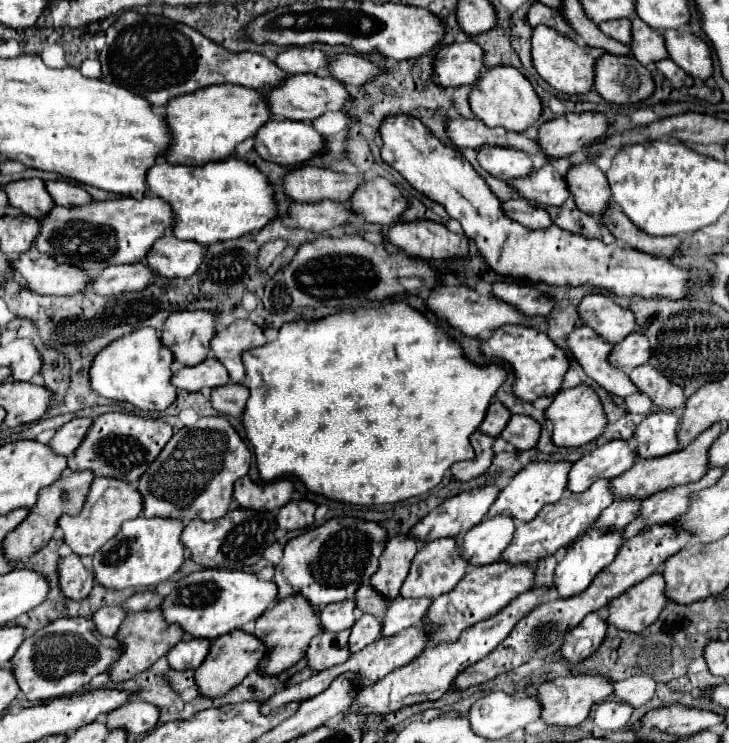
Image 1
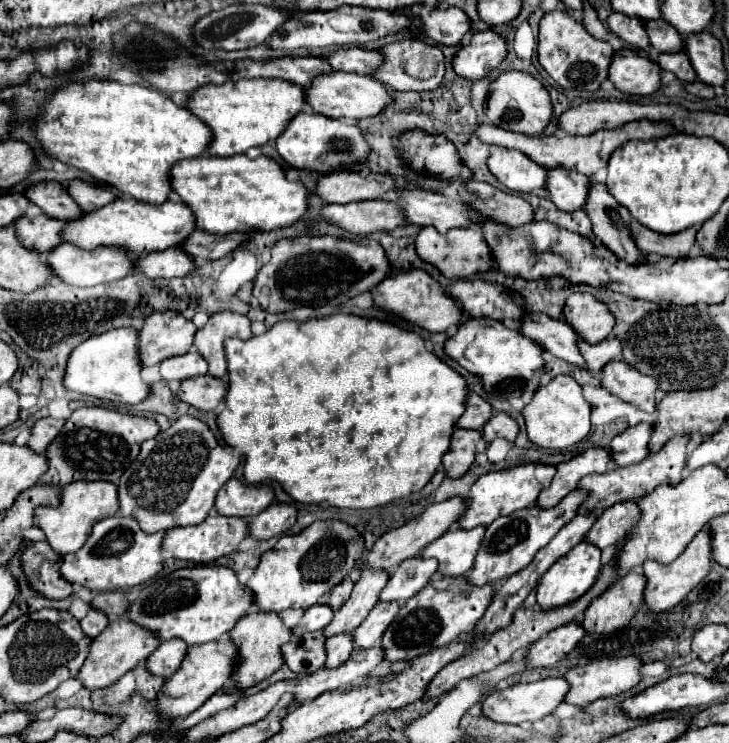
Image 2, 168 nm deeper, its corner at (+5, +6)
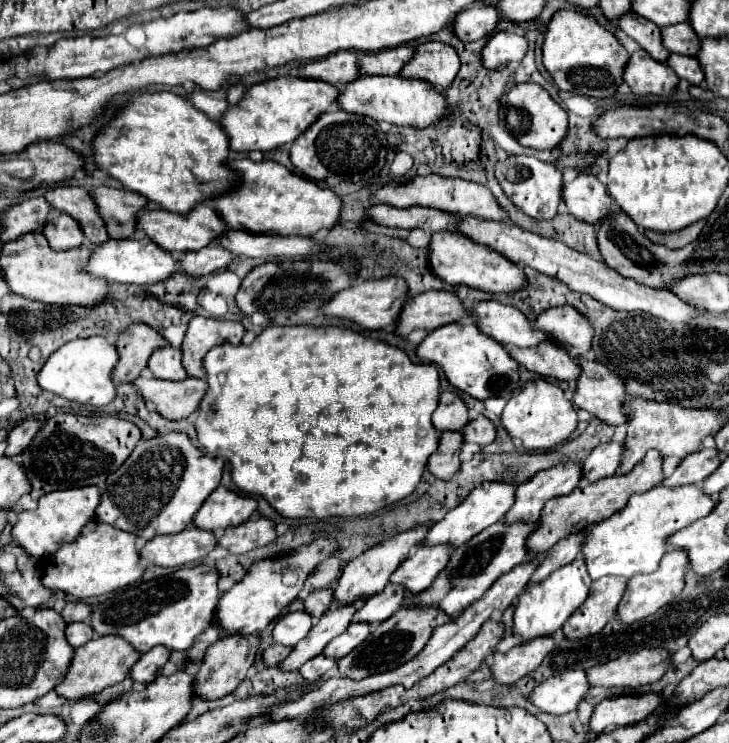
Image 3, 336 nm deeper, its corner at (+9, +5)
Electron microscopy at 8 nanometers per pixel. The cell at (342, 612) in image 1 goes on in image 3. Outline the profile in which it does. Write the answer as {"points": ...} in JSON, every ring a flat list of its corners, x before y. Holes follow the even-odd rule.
{"points":[[289,612,281,616,273,628,273,640,283,646,295,646,311,628,311,616,307,612]]}

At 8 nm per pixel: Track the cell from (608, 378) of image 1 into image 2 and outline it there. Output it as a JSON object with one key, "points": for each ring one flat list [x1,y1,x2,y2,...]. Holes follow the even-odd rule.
{"points":[[529,313,521,321,521,331,533,341,539,341,551,355,569,361,579,369,587,369,587,363,577,347,579,333,569,323,561,319,551,319,547,315]]}

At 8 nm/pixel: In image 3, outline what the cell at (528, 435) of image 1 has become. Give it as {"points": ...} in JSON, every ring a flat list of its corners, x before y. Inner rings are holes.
{"points":[[477,416,475,420,471,420,461,432,463,432,465,442,475,442,479,446,491,444,495,440,495,426,485,416]]}

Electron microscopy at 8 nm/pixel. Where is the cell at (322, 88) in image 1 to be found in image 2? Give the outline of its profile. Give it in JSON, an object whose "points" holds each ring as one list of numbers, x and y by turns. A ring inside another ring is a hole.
{"points":[[331,71,321,73,321,77,315,77,315,81,311,81,309,87,305,87,305,103,313,107,315,113,321,113,331,119,345,117,347,121,359,121,377,115,385,105,391,103,391,95,379,81,375,81,369,75]]}

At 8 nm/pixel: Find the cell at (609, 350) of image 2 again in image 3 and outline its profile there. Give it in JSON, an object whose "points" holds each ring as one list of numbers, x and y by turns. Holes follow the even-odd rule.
{"points":[[545,340,531,348,507,348,507,352,519,366,539,376,565,382,573,382,579,376,579,366,575,358,571,358,567,350,555,346,555,342,551,340]]}

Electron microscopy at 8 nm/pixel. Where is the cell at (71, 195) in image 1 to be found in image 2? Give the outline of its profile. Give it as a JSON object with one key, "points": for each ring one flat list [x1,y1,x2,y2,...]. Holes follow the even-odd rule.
{"points":[[69,181,67,183,67,193,71,195,71,199,81,205,83,211,91,211,91,209,97,209,97,207,103,207,107,203,111,203,115,199,115,195,107,189,101,189,93,183,87,183,87,181]]}

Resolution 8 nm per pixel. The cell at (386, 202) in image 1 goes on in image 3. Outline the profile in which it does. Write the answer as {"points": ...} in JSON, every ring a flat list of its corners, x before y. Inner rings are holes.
{"points":[[459,214,459,218,463,218,463,234,471,236,471,240,483,242,487,246,495,246,495,250,499,250,501,254,507,254,521,268,531,266,547,276,553,276,553,278,565,282,571,290,581,292,581,294,589,294,591,298,599,300,605,306,611,306,613,310,647,312,647,314,661,318,661,320,667,320,667,322,687,322,687,318,691,318,691,314,703,314,701,310,687,306,673,292,667,294,667,290,651,290,647,286,639,286,637,282,631,282,629,278,615,274,615,270,611,270,605,262,597,262,587,254,575,252,569,246,565,246,563,242,549,240,539,234,525,232,517,226,505,226,505,224,493,222,493,220,483,220,483,218,465,216,465,214]]}

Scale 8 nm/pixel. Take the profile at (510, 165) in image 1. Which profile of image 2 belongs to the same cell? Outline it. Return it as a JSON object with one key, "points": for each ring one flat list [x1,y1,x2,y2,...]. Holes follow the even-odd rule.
{"points":[[497,147,487,159,489,171,517,193,541,193,545,189,545,171,541,165,531,161,527,155]]}

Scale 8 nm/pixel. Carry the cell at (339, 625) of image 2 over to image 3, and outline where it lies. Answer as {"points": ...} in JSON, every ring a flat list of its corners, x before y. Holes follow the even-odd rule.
{"points":[[355,606,355,610,335,610,329,608,327,614,323,614,323,618,319,620,319,624,315,624,309,634,291,650,291,654,279,662,279,668,283,672,291,672,291,670,299,670,299,666,303,666,303,662,315,658,317,654,323,652,323,648,339,634,343,634,343,630,347,630,353,614,359,610,359,606]]}

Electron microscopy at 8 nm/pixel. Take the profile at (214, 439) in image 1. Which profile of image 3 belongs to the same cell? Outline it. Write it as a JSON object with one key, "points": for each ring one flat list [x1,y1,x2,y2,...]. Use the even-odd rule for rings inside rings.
{"points":[[175,432,141,440,131,458,109,474,95,514,101,522,131,532,141,540,151,540,159,534,177,534,191,524,199,506,219,486,221,474,223,460,195,448,187,434]]}

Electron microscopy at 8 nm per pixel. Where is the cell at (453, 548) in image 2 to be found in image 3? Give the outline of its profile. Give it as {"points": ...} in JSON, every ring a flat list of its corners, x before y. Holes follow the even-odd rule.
{"points":[[417,546,411,554,403,560,403,564,391,574,393,584,401,584,407,592,419,592,431,586,435,574,447,566,447,558,451,556,449,546]]}

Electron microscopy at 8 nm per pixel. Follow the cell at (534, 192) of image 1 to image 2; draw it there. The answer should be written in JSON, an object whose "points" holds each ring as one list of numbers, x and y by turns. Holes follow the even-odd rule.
{"points":[[559,167,547,169,545,189,555,207,563,211,577,211,585,205,587,185,589,177,583,177,581,173,573,173,569,169,559,169]]}

